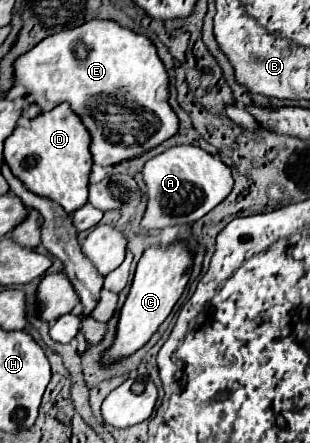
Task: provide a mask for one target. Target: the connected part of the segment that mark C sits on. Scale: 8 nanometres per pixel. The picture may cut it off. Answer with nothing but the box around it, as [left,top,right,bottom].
[100,243,192,367]

